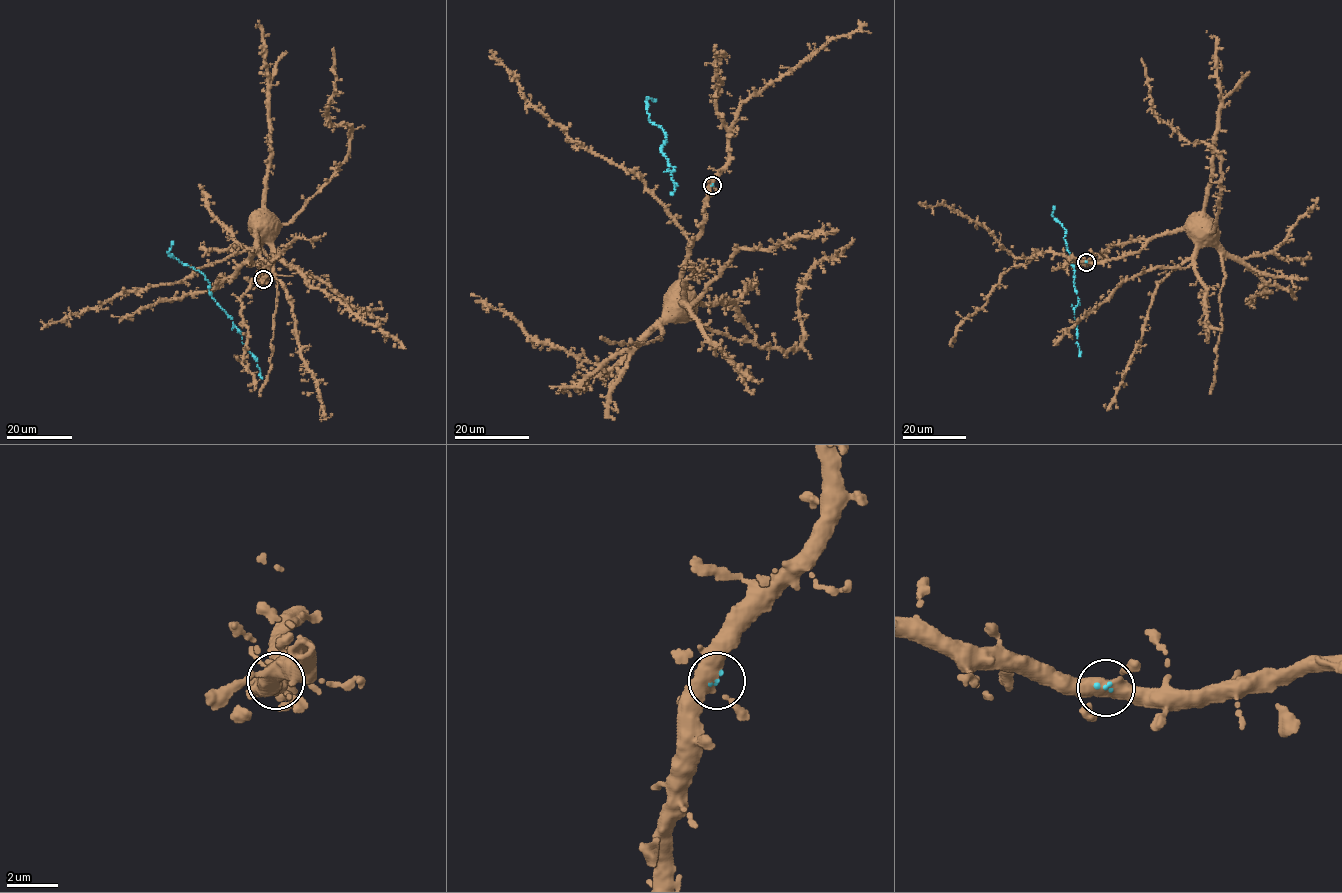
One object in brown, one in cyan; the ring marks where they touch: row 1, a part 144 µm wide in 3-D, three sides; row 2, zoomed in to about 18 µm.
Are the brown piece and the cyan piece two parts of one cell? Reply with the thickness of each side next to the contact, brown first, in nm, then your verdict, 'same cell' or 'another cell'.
360 nm thick on the brown side, 140 nm on the other; same cell

